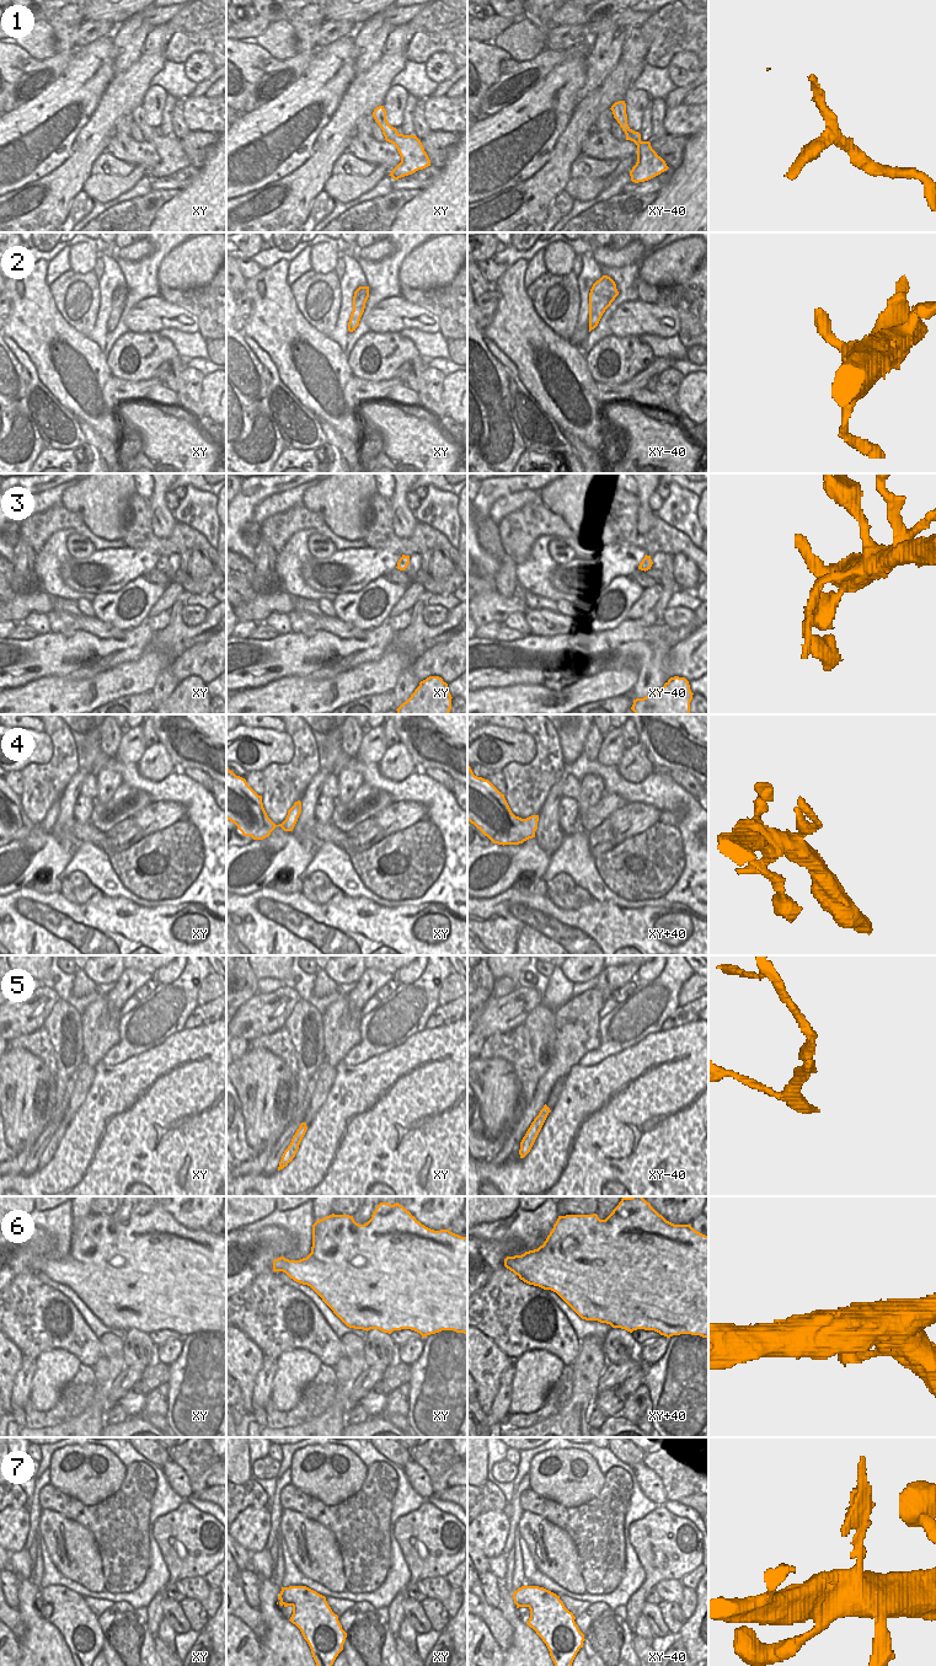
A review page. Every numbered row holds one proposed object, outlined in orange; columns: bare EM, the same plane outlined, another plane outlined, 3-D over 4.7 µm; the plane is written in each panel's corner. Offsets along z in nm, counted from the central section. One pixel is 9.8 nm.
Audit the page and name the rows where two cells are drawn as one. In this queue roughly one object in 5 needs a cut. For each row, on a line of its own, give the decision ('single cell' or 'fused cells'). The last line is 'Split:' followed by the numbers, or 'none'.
1: fused cells
2: single cell
3: single cell
4: single cell
5: single cell
6: single cell
7: single cell
Split: 1

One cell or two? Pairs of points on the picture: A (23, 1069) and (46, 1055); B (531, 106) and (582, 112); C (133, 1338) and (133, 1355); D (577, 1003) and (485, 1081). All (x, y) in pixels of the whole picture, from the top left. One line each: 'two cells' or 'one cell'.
A: two cells
B: two cells
C: one cell
D: two cells

